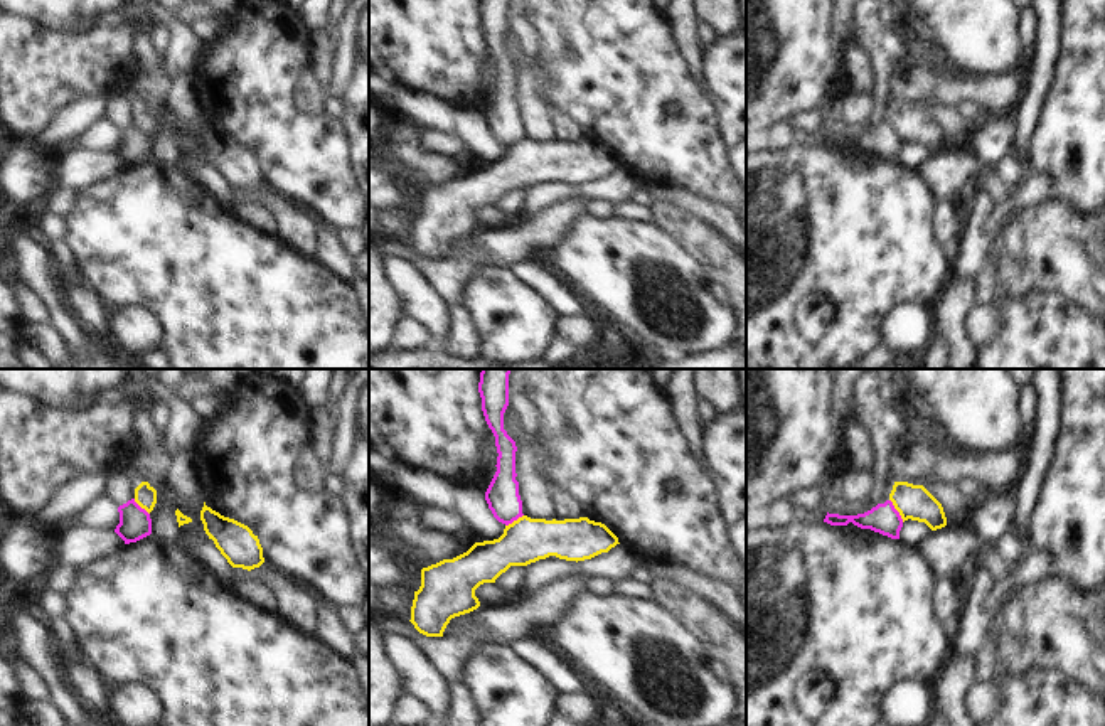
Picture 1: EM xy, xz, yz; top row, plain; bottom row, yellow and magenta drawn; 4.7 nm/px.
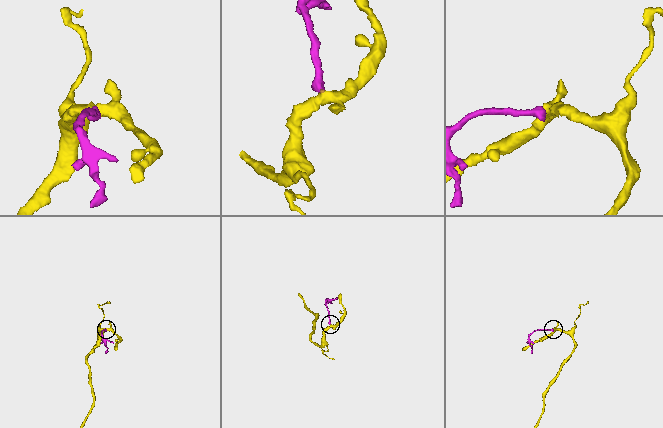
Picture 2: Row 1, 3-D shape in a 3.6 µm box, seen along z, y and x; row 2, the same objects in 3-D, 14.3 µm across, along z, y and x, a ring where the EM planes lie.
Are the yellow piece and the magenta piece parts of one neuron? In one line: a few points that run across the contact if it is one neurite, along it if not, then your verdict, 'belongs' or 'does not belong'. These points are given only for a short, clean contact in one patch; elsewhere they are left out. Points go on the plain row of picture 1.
line yz (890, 122), (903, 144); does not belong

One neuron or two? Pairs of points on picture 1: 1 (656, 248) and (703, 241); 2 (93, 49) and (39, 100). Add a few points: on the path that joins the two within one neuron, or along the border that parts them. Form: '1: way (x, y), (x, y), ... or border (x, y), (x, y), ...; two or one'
1: border (652, 221), (704, 273); two
2: way (80, 63), (53, 86); one

